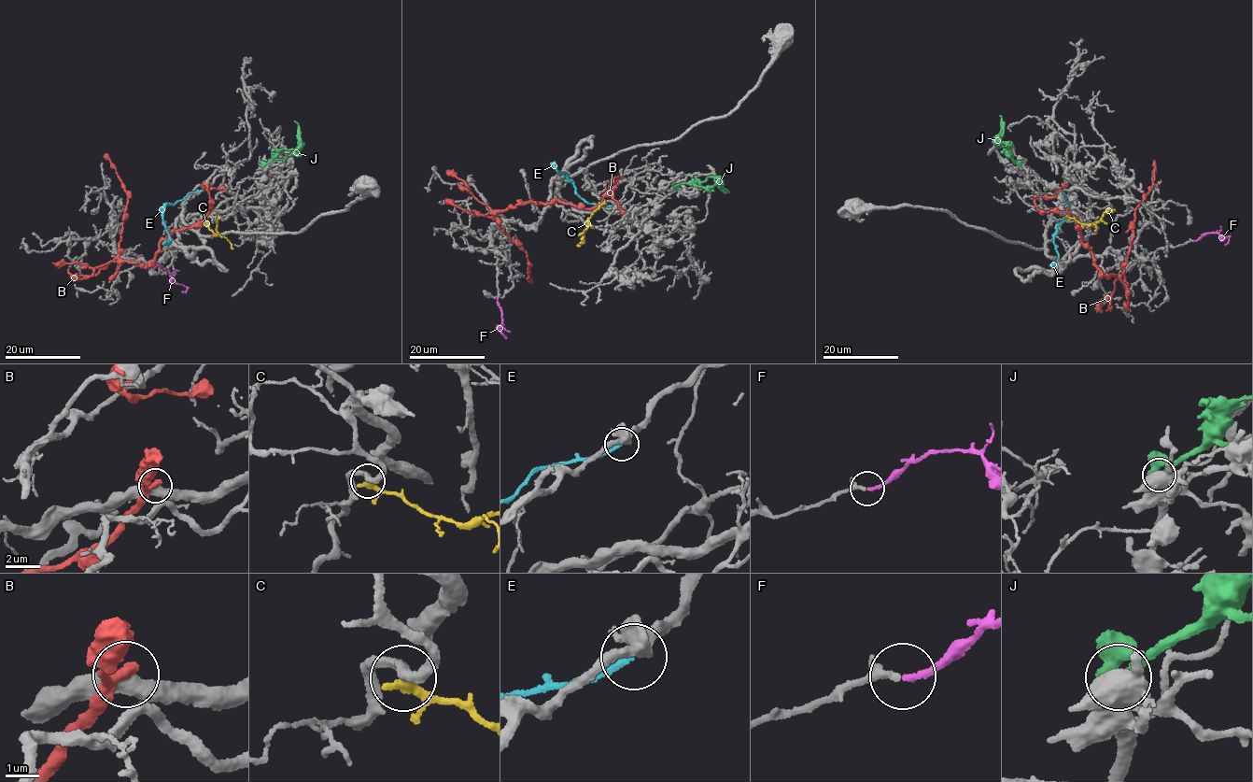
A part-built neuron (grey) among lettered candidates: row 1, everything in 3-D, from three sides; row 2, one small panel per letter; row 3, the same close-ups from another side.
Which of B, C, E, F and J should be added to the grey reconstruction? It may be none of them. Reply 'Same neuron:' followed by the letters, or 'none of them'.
Same neuron: F, J

